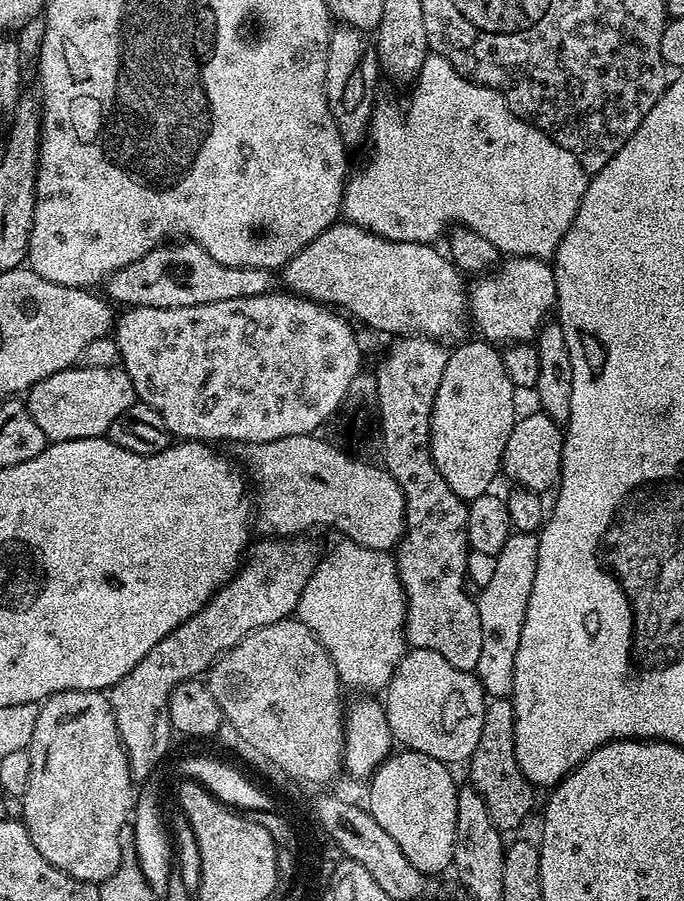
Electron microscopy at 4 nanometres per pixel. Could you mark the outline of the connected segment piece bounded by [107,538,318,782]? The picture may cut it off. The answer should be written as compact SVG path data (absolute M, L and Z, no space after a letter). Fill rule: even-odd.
M260 538L247 549L242 563L232 578L219 588L186 622L182 622L164 638L136 666L107 693L113 716L117 722L117 732L121 745L128 756L129 770L133 781L143 782L160 767L160 759L172 744L174 729L168 717L168 699L173 690L183 680L200 678L208 669L254 630L270 626L279 620L287 620L295 613L302 598L302 590L312 576L318 563L318 555L312 549L308 538Z

